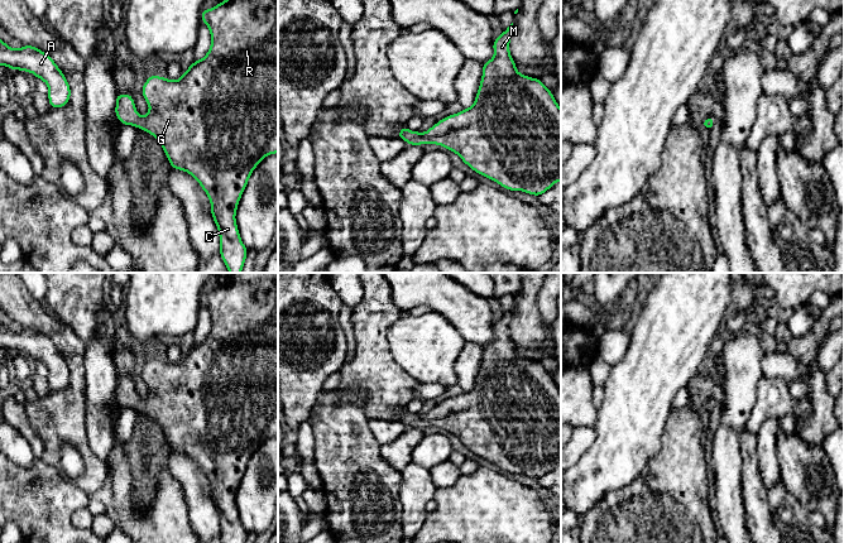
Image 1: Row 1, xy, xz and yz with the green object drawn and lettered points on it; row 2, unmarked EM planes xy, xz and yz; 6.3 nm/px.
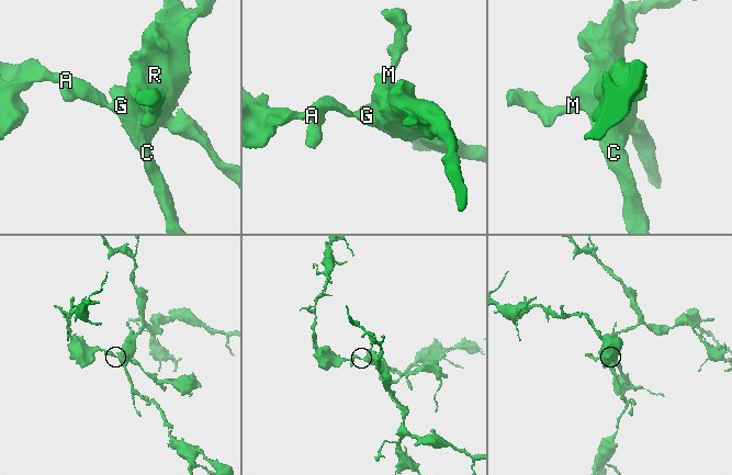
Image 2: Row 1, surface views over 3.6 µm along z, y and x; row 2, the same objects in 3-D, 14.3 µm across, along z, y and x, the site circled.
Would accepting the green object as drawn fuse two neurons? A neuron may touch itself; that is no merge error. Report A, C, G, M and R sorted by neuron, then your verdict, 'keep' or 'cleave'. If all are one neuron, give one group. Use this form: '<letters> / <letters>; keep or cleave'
A C G M R; keep

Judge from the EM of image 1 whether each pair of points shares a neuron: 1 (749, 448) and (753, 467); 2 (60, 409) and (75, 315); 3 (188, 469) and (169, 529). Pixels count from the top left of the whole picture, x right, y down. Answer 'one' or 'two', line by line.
1: one
2: two
3: two

